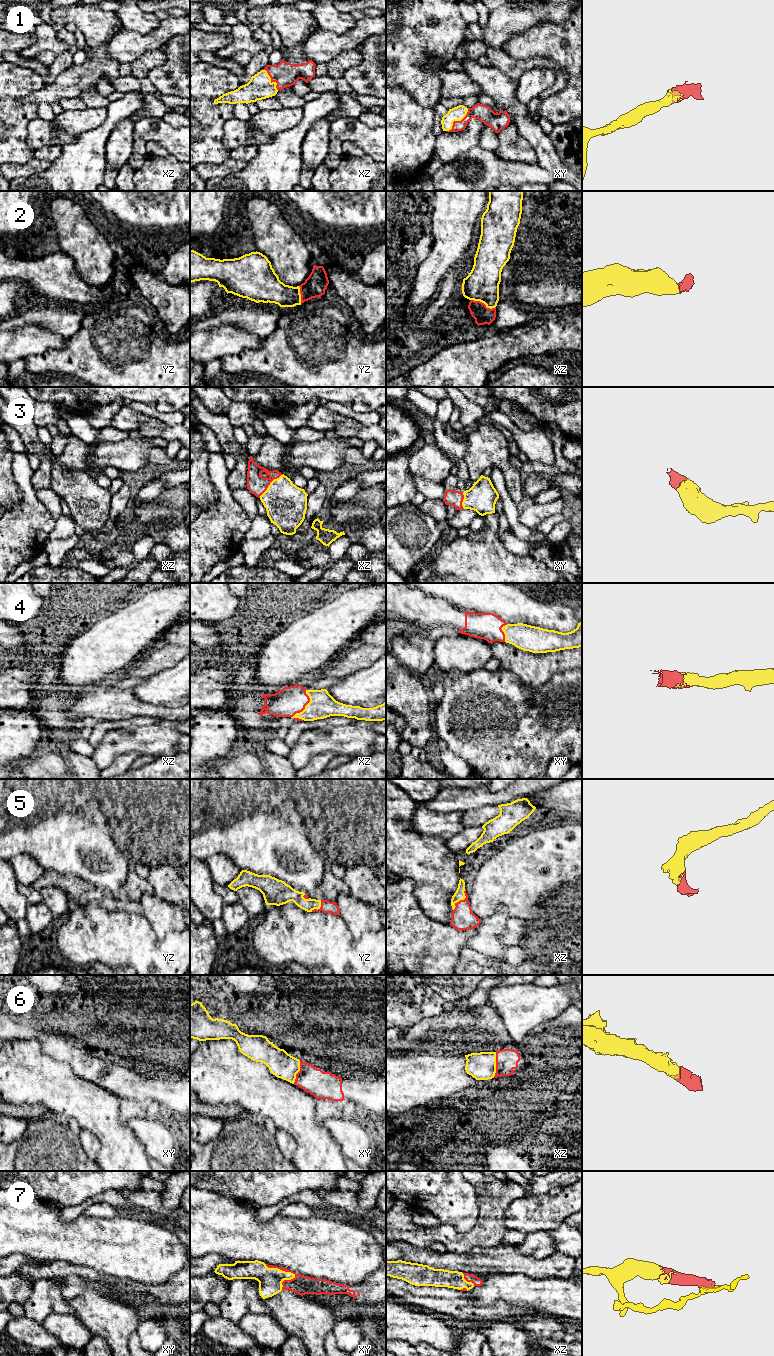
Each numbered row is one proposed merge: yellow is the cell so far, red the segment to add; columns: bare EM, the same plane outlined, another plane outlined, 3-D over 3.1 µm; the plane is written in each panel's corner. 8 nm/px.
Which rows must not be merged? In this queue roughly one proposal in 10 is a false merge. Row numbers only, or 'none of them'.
none of them

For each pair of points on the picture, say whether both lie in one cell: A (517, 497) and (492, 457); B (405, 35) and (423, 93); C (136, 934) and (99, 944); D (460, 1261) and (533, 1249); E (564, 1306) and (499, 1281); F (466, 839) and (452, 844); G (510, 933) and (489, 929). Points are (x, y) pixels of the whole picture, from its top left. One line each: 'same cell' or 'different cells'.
A: same cell
B: same cell
C: same cell
D: different cells
E: same cell
F: same cell
G: different cells

